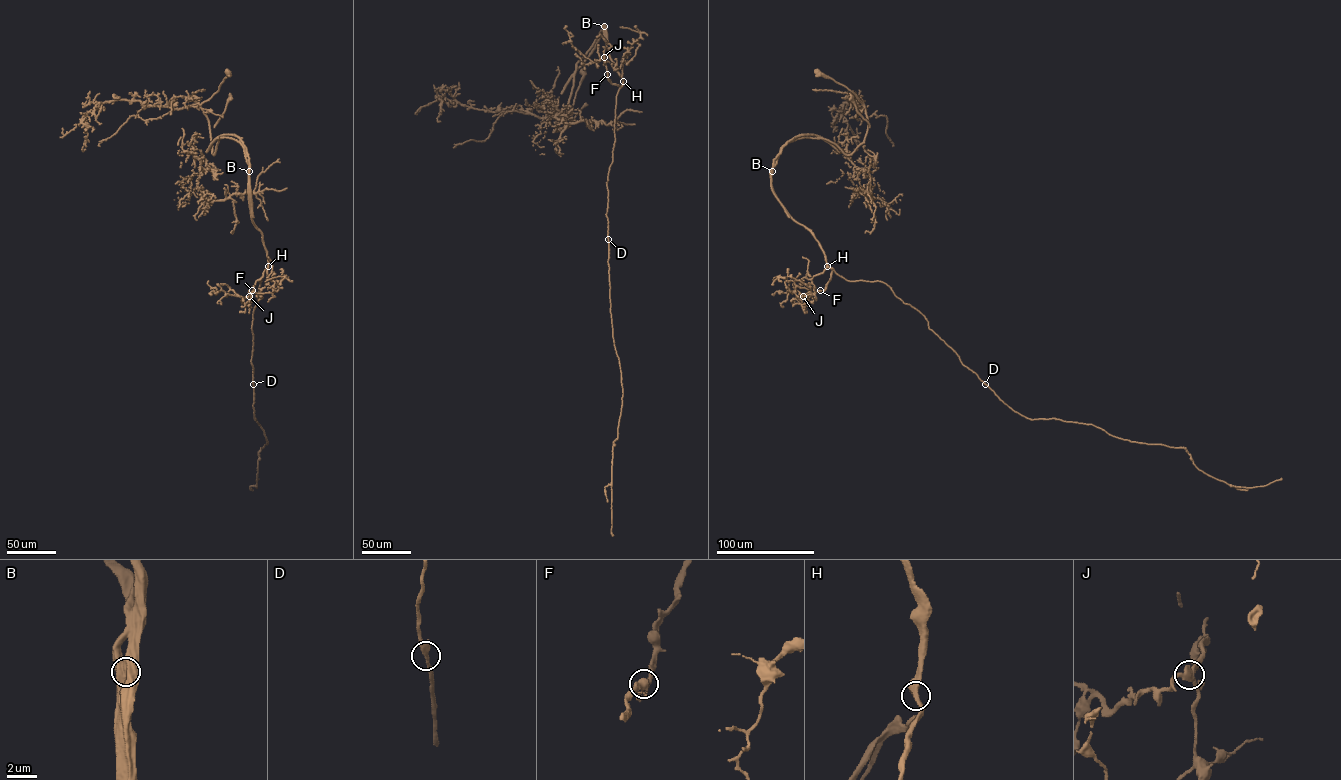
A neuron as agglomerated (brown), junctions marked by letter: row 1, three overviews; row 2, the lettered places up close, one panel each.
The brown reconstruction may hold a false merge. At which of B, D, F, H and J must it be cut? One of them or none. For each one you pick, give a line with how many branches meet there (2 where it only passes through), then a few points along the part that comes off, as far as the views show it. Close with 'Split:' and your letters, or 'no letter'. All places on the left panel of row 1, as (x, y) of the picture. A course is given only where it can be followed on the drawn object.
B: 3 branches meet; foreign part runs (249, 171), (243, 143), (223, 134), (200, 158), (197, 185), (210, 201), (251, 194), (258, 176), (279, 159)
Split: B

